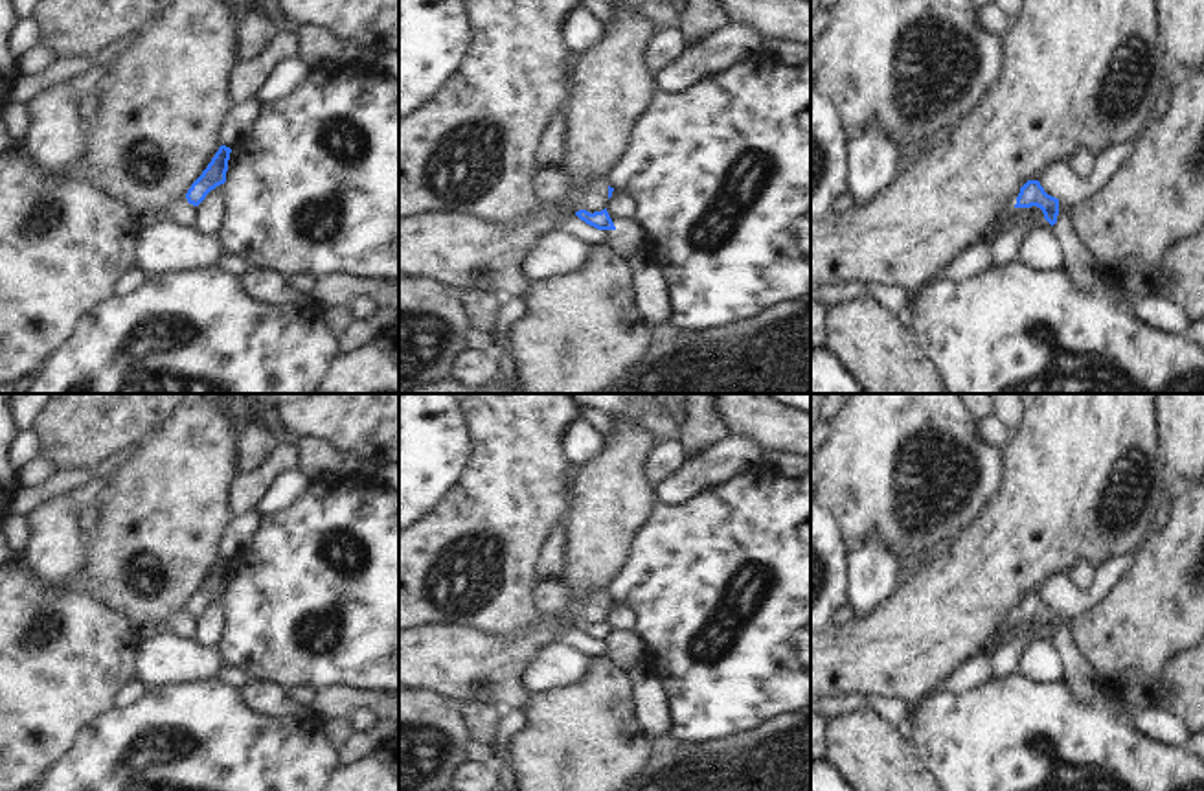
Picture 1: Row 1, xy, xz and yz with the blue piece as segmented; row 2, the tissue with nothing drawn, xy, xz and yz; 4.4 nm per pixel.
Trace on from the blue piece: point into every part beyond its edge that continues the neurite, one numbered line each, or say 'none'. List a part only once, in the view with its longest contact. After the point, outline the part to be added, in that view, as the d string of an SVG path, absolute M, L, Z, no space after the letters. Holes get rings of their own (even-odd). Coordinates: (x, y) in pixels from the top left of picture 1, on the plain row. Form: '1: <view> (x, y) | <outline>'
none

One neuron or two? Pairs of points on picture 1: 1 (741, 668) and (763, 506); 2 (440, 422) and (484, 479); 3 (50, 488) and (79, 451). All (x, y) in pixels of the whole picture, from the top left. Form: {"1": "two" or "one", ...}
{"1": "one", "2": "two", "3": "two"}

